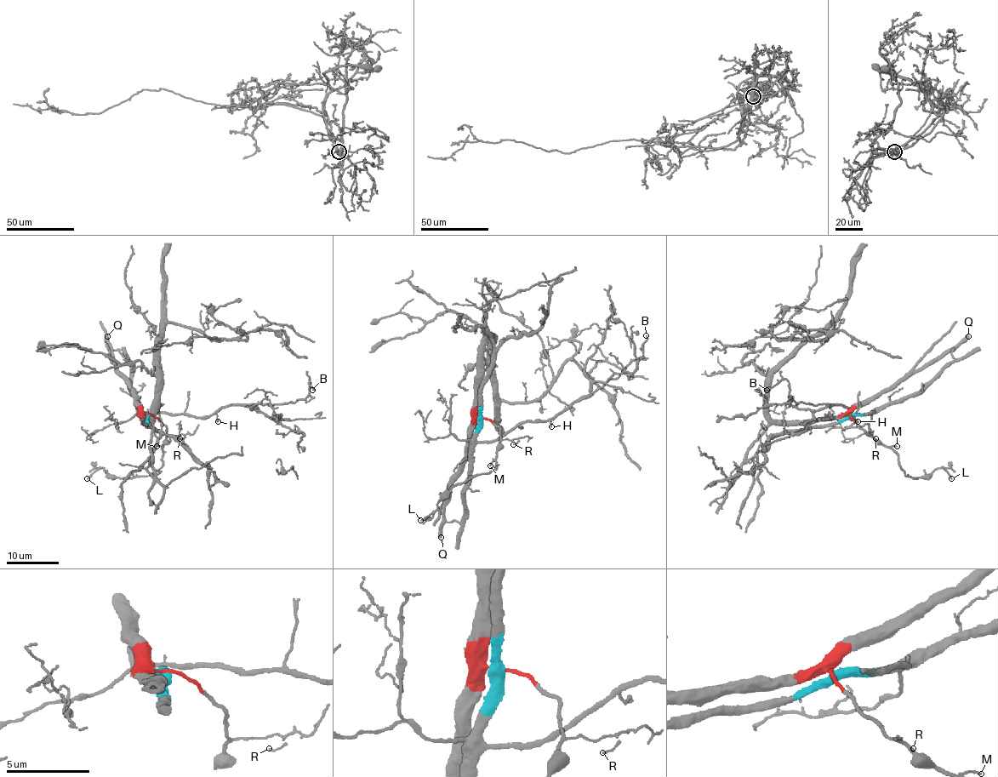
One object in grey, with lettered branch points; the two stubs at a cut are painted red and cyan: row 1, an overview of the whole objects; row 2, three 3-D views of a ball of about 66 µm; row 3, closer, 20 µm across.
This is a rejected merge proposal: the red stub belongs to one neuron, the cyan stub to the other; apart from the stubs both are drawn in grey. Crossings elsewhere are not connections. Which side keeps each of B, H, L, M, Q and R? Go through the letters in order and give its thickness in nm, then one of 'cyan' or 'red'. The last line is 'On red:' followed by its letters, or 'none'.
B: 150 nm | cyan
H: 100 nm | cyan
L: 140 nm | red
M: 90 nm | red
Q: 480 nm | red
R: 90 nm | red
On red: L, M, Q, R

